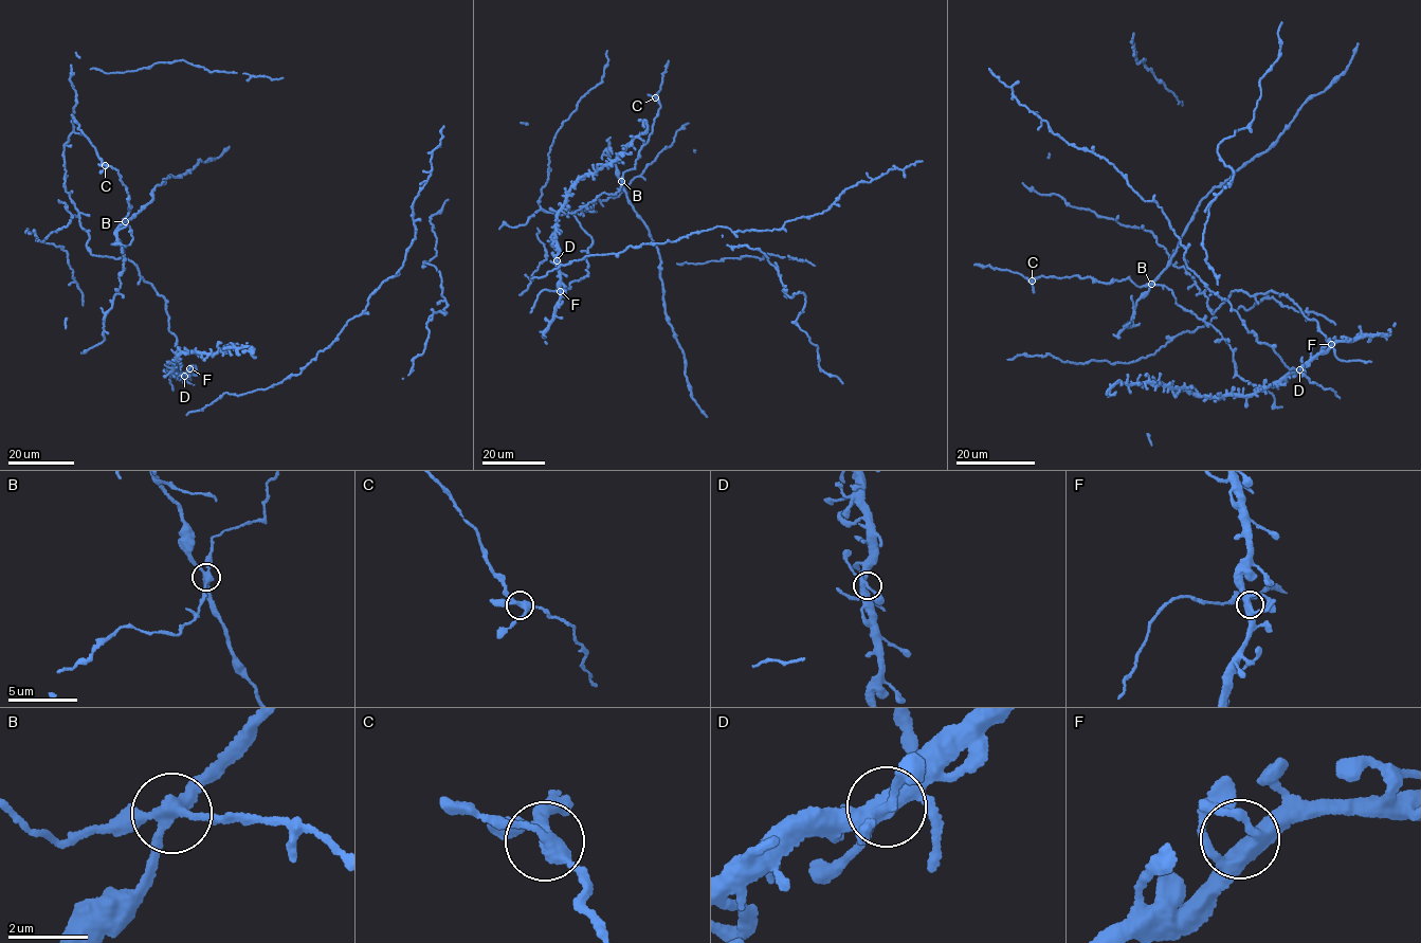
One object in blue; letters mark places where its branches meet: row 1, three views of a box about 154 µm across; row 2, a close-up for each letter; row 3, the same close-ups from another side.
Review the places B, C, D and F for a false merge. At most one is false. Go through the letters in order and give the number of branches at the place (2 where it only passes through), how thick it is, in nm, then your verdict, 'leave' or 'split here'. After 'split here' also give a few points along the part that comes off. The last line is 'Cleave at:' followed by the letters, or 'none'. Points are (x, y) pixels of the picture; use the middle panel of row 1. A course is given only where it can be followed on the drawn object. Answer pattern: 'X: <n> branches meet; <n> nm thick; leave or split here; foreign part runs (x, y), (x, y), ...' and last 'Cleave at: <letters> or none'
B: 4 branches meet; 320 nm thick; split here; foreign part runs (621, 181), (630, 203), (645, 225), (657, 249), (666, 318), (686, 360), (685, 376), (692, 398), (707, 417)
C: 4 branches meet; 320 nm thick; leave
D: 4 branches meet; 240 nm thick; leave
F: 4 branches meet; 400 nm thick; leave
Cleave at: B

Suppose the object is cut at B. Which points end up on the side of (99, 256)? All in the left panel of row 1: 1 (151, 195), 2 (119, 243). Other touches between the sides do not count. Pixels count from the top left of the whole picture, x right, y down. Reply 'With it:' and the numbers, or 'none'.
With it: none

